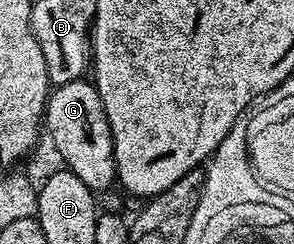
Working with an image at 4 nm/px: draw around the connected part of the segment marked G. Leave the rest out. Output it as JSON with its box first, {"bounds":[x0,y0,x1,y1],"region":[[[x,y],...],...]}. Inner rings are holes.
{"bounds":[46,80,117,192],"region":[[[88,80],[67,82],[55,87],[48,95],[46,134],[52,137],[56,150],[67,169],[82,180],[93,192],[101,192],[117,181],[116,153],[112,143],[110,124],[95,85]]]}

